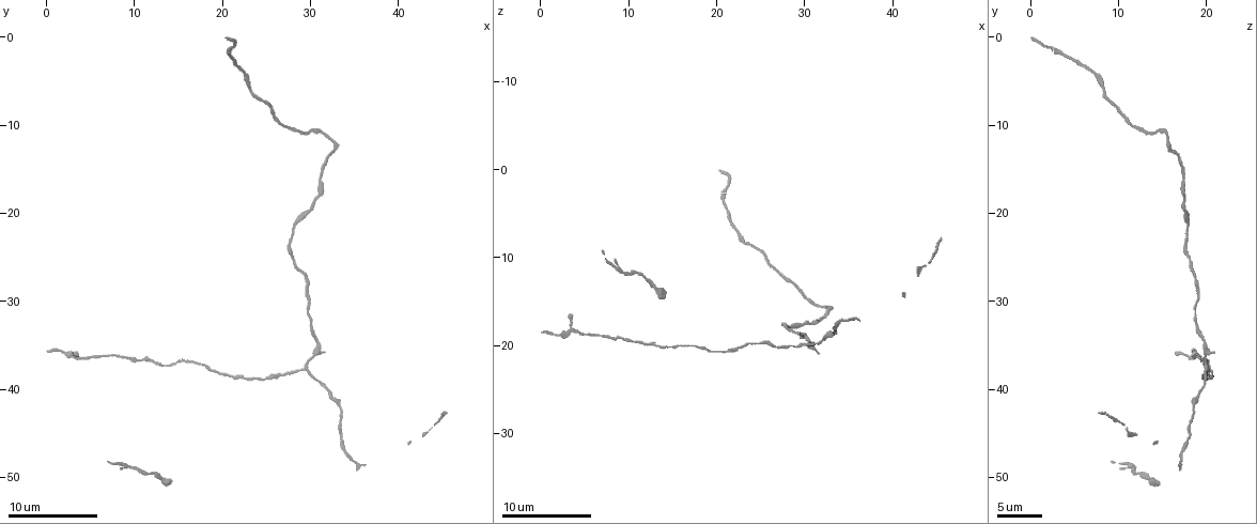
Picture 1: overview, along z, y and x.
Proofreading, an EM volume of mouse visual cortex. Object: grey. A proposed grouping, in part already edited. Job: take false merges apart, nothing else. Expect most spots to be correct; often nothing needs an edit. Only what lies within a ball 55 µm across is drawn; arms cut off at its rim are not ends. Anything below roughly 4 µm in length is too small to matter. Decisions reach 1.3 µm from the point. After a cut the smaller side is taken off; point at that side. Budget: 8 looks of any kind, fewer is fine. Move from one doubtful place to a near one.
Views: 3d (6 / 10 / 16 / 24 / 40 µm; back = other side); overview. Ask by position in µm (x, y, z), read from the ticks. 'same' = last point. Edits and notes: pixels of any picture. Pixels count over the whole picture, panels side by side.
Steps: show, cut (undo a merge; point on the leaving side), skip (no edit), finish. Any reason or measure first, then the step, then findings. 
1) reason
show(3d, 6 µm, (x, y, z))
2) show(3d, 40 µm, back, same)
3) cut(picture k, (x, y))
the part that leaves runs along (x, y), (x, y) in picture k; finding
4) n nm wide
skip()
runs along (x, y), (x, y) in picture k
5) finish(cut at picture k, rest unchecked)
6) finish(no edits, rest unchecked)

show(3d, 16 µm, (30.2, 32.4, 18.8))

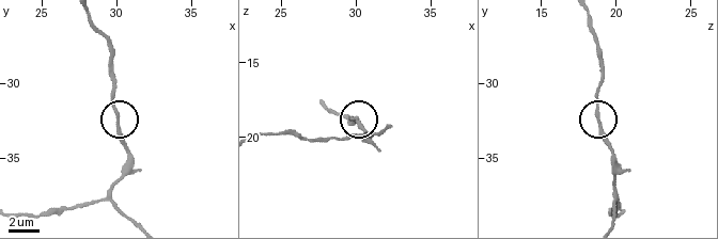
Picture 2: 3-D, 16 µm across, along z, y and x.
show(3d, 16 µm, back, (30.0, 32.4, 18.6))

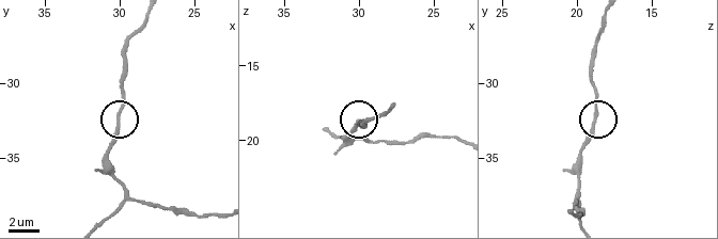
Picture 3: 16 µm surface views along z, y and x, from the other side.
skip()
runs along (594, 90), (594, 130), (579, 163) in picture 3; one neuron here

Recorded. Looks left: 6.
arms part here
show(3d, 6 µm, (29.6, 37.6, 19.8))

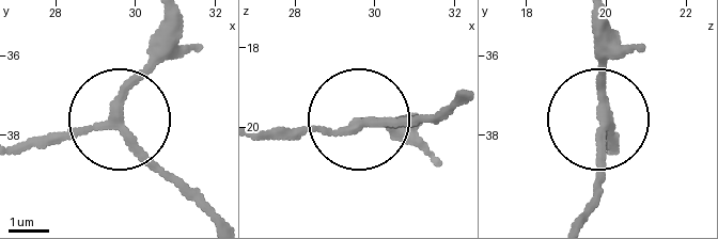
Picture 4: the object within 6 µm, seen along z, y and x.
show(3d, 6 µm, back, (29.45, 37.60, 20.00))

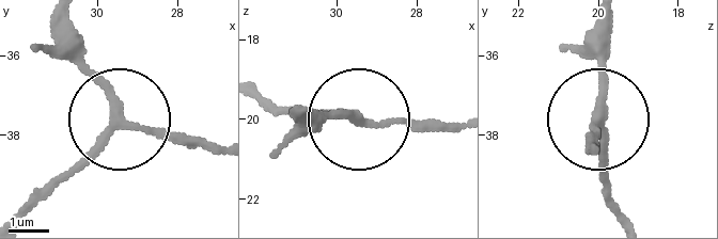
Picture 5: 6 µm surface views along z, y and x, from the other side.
3 arms
skip()
runs along (308, 112), (353, 120), (270, 112) in picture 5; continuous, no second neuron

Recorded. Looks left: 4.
calibre changes
show(3d, 10 µm, (23.0, 38.6, 20.0))

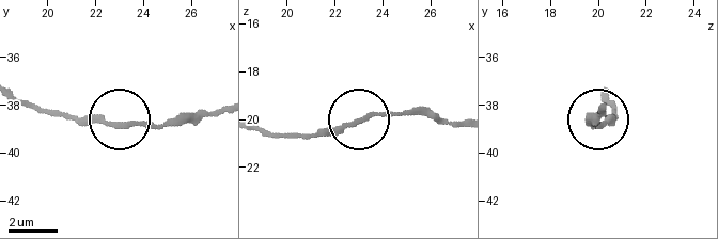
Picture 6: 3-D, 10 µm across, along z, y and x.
skip()
runs along (457, 122), (372, 115), (294, 133) in picture 6; all the same neuron

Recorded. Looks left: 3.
thin neck
show(3d, 10 µm, (31.6, 11.0, 15.6))

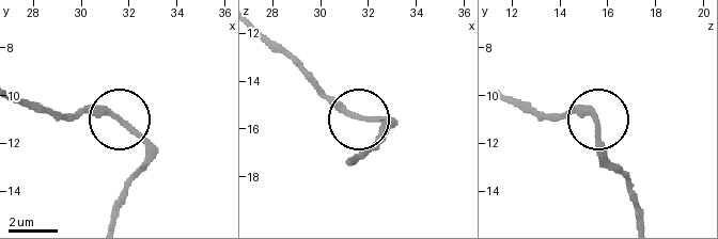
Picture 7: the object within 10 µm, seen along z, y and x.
zoom in
show(3d, 6 µm, (31.9, 11.4, 15.6))

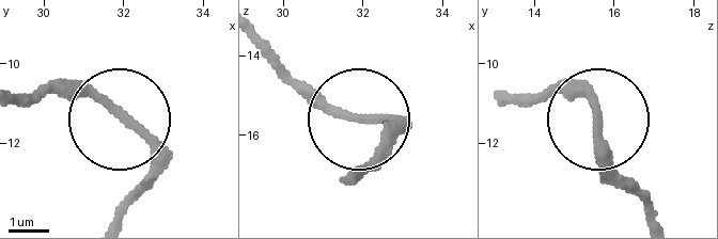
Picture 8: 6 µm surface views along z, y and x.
skip()
runs along (109, 221), (151, 170), (151, 149), (93, 101), (45, 89) in picture 8; all the same neuron

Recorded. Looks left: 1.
finish(no edits, rest unchecked)

